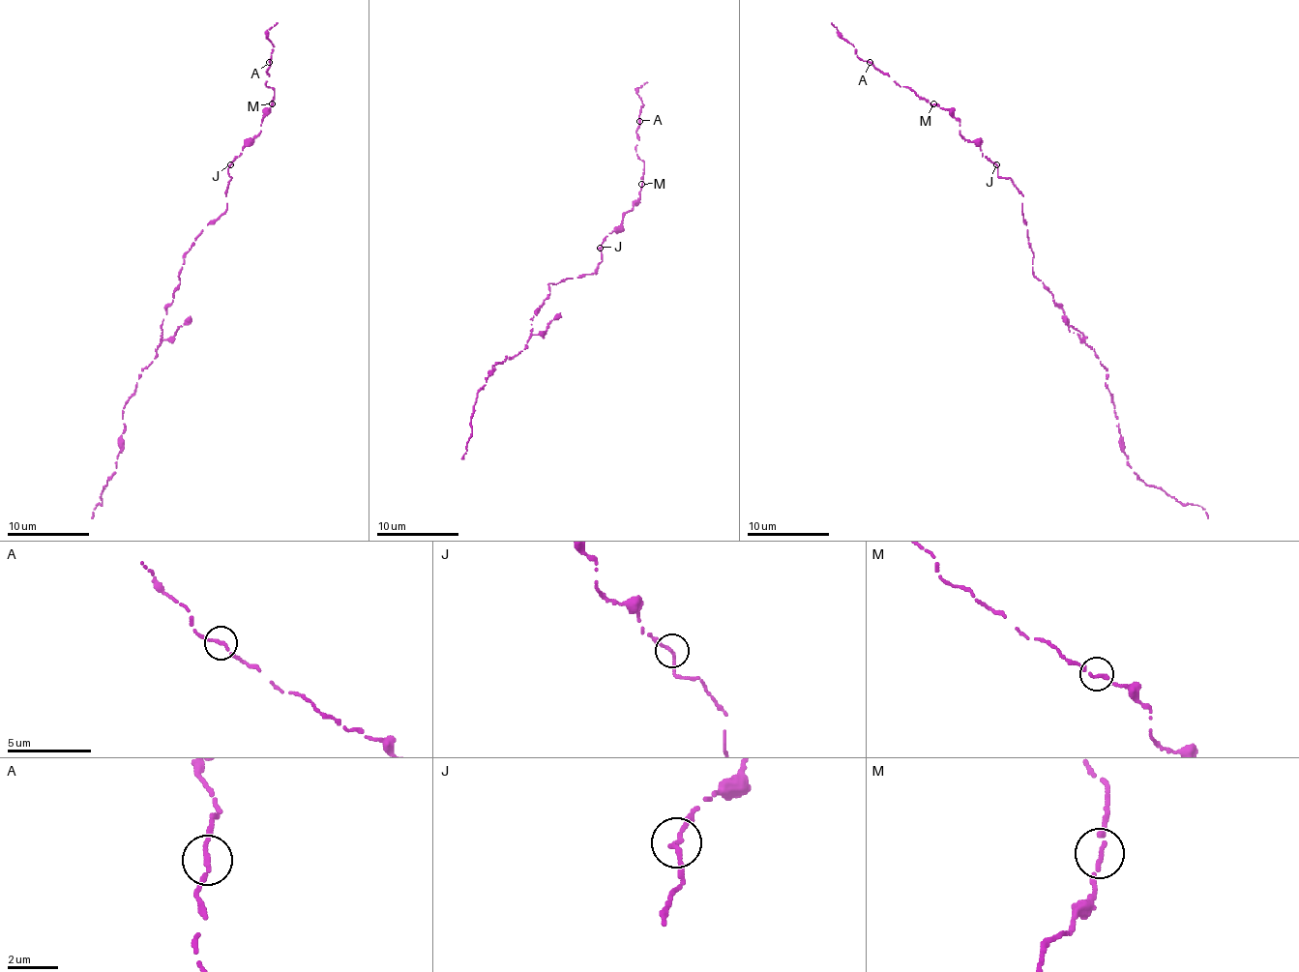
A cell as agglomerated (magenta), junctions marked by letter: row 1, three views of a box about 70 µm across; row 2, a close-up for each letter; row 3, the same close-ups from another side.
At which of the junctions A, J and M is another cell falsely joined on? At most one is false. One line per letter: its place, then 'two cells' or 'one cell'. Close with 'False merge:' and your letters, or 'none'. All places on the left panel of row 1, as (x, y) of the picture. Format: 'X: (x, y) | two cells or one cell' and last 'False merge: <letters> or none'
A: (269, 62) | one cell
J: (230, 164) | one cell
M: (272, 103) | one cell
False merge: none

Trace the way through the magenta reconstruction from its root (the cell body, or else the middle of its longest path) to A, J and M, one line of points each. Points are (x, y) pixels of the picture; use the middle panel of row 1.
A: (553, 282), (596, 273), (603, 260), (599, 248), (603, 240), (639, 198), (643, 162), (635, 152), (639, 121)
J: (553, 282), (555, 284), (566, 279), (596, 273), (603, 260), (601, 248)
M: (553, 282), (596, 273), (603, 260), (599, 248), (603, 240), (632, 211), (639, 198), (641, 184)

